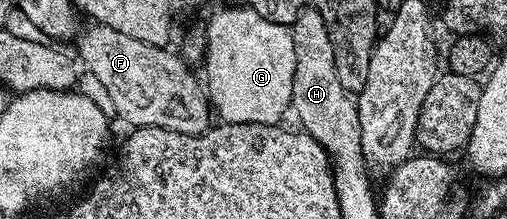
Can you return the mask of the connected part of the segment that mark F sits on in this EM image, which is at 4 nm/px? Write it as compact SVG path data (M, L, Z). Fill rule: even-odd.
M93 23L91 27L79 33L78 60L83 67L84 64L88 67L87 75L91 79L105 86L116 116L132 124L128 126L133 129L169 128L191 136L208 131L210 101L183 56L175 51L167 52L167 47L159 44L147 44L130 34L122 34L105 24Z

